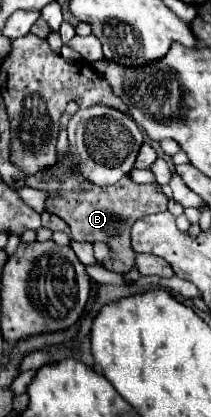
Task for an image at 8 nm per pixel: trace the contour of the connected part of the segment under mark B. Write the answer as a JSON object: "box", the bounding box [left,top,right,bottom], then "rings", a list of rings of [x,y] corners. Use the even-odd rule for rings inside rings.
{"box":[28,175,168,275],"rings":[[[40,175],[28,177],[28,185],[34,189],[48,191],[52,197],[46,201],[46,211],[64,219],[72,229],[74,241],[104,241],[110,247],[110,257],[102,261],[102,265],[114,273],[126,275],[134,267],[136,255],[132,255],[130,247],[130,229],[136,219],[142,219],[152,213],[160,213],[166,209],[168,199],[160,191],[160,185],[138,185],[130,179],[130,175],[120,179],[120,185],[110,187],[96,187],[86,179],[72,175],[64,177],[62,181],[56,179],[40,179]]]}

